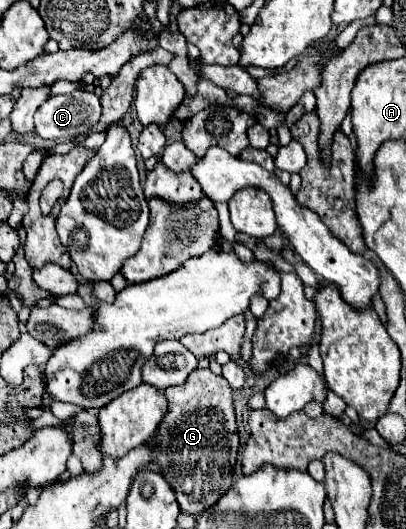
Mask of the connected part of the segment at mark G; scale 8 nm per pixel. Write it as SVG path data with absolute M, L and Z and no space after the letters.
M195 369L183 385L175 385L165 389L165 397L169 401L169 409L159 425L159 433L155 437L155 463L161 465L163 477L169 481L177 495L177 503L183 513L203 513L211 509L231 487L233 467L239 449L239 435L233 413L233 397L231 387L225 377L215 375L211 369Z

